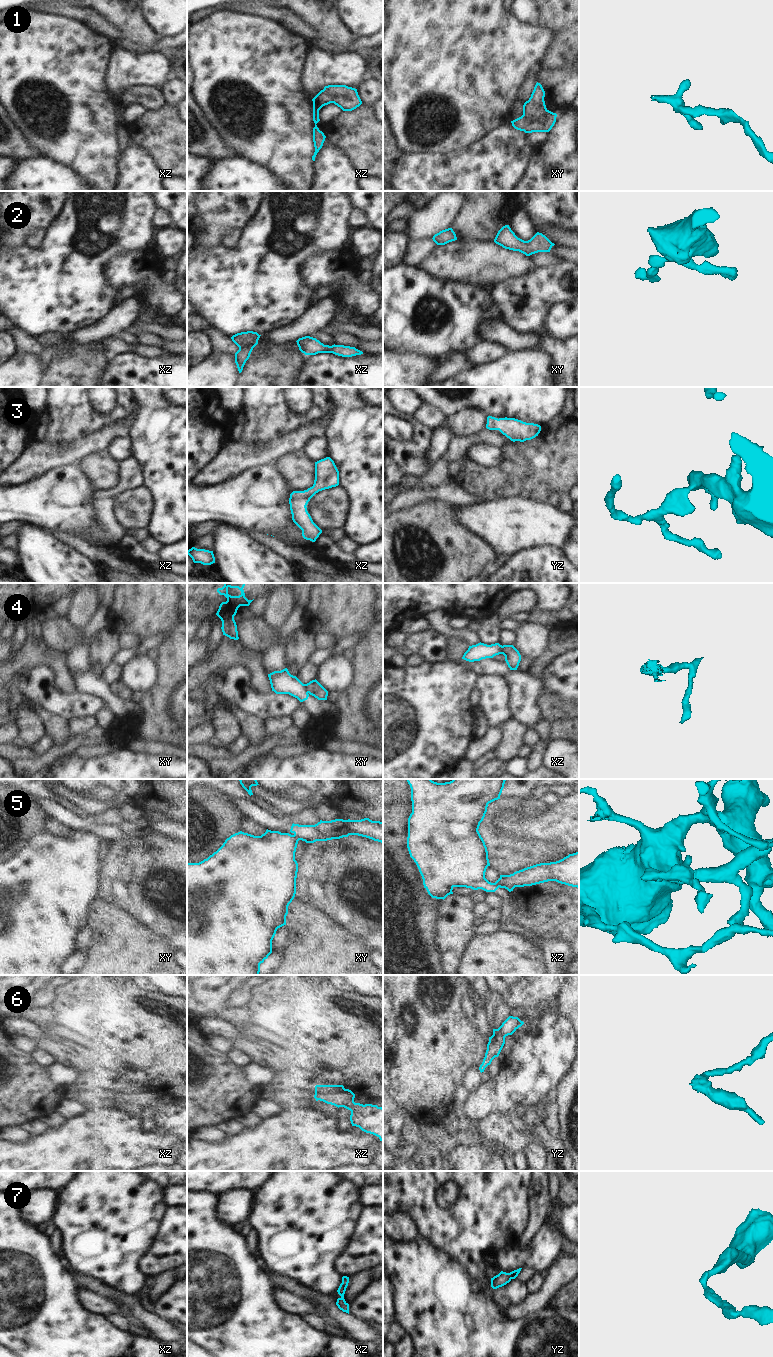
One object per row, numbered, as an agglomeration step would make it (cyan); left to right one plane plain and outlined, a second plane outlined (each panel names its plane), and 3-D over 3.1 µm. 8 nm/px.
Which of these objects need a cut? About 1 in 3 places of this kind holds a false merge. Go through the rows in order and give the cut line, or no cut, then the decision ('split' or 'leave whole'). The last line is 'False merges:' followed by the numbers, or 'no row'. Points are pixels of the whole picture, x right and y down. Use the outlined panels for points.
1: no cut; leave whole
2: no cut; leave whole
3: no cut; leave whole
4: cut in xy along (304, 684), (308, 692); split
5: cut in xy along (294, 834), (301, 839); split
6: cut in xz along (344, 1088), (335, 1092), (315, 1093); split
7: no cut; leave whole
False merges: 4, 5, 6

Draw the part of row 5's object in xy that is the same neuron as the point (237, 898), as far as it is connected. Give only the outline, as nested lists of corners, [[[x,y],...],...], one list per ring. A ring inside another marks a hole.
[[[268,829],[261,836],[240,831],[227,838],[207,859],[199,863],[187,863],[187,975],[259,975],[260,964],[272,953],[272,940],[277,929],[286,925],[288,906],[296,894],[298,863],[295,852],[299,840],[295,835]]]

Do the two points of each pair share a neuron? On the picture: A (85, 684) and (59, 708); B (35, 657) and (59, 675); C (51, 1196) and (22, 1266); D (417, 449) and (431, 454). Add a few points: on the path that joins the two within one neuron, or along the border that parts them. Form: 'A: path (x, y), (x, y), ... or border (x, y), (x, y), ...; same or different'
A: border (76, 690), (80, 693), (92, 693), (100, 697); different
B: path (42, 657), (46, 657), (57, 668); same
C: border (20, 1212), (20, 1215), (26, 1221), (35, 1226); different
D: border (433, 431), (425, 454), (432, 465); different

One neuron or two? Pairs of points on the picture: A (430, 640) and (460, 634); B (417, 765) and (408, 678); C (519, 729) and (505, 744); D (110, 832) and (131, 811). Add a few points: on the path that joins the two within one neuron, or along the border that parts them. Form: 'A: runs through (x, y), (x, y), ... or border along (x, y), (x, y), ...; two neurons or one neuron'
A: border along (433, 630), (440, 633), (446, 639); two neurons
B: runs through (408, 743), (408, 700); one neuron
C: runs through (515, 733), (509, 740); one neuron
D: border along (145, 818), (124, 820); two neurons

